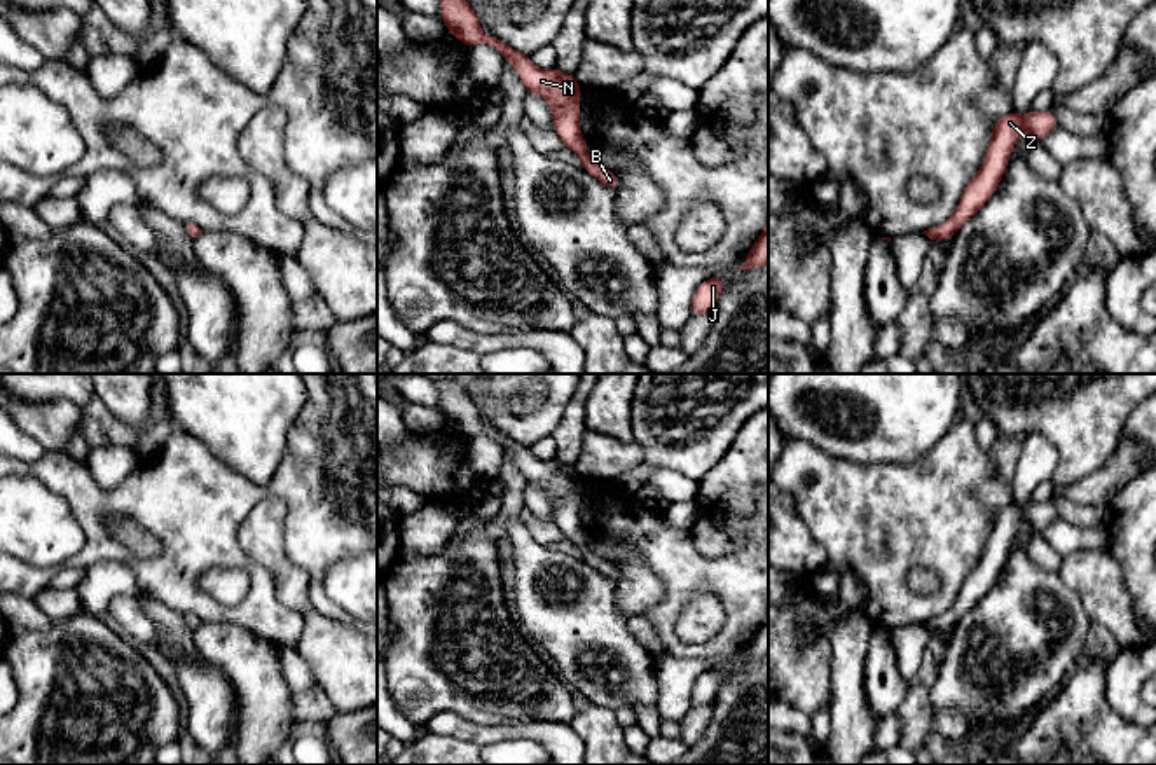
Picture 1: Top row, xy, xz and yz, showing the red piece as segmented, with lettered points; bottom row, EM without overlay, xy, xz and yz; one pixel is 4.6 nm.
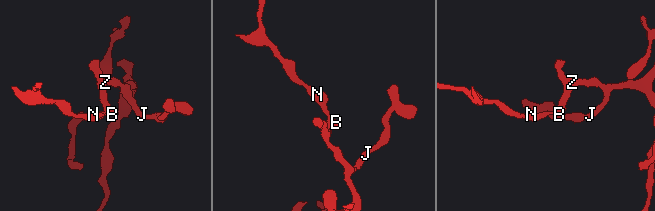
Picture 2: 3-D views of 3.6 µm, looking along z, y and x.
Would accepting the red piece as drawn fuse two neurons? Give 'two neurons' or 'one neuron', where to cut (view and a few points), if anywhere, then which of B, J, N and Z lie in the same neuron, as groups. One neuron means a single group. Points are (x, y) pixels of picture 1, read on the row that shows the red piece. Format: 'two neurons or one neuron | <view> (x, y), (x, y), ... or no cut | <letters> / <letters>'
one neuron | no cut | B J N Z

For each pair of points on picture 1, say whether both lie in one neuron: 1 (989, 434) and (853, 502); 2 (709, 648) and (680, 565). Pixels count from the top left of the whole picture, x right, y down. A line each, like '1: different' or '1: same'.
1: different
2: same

